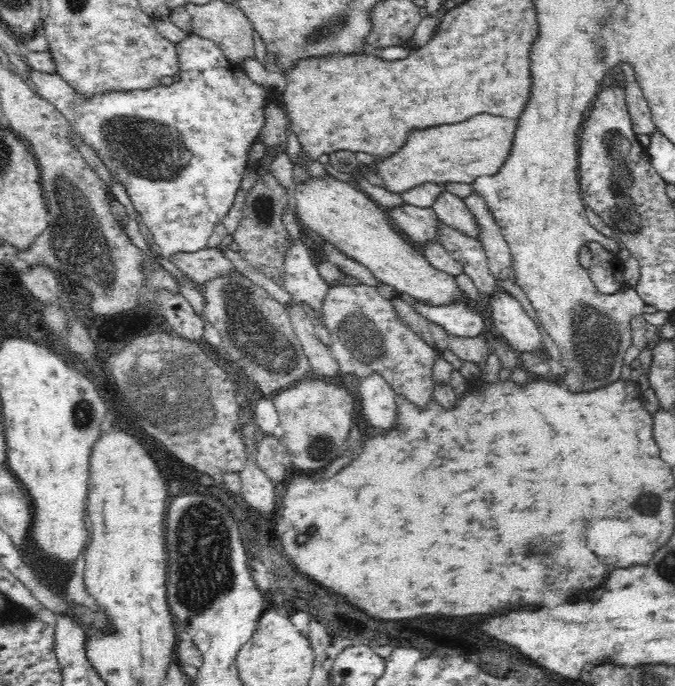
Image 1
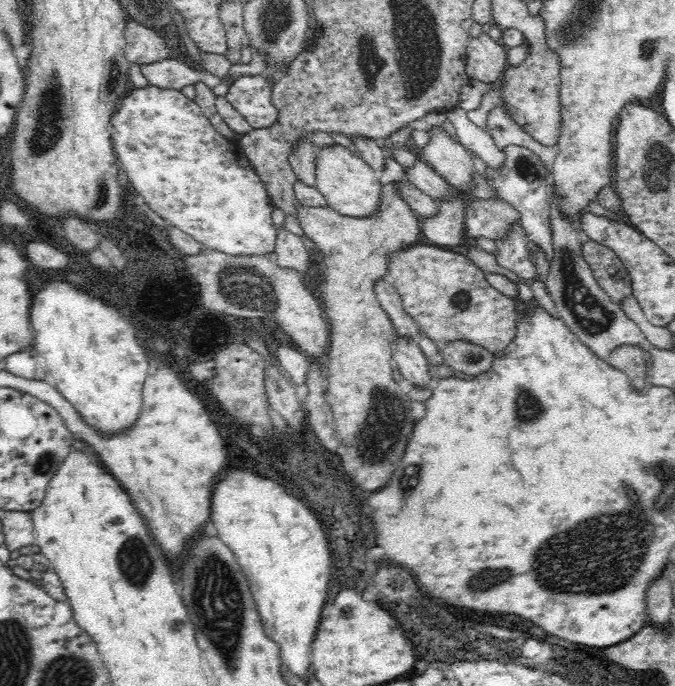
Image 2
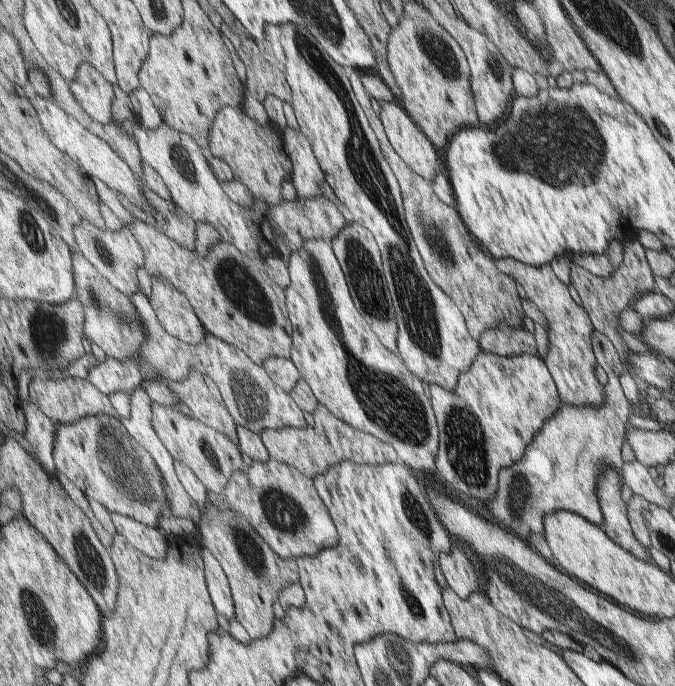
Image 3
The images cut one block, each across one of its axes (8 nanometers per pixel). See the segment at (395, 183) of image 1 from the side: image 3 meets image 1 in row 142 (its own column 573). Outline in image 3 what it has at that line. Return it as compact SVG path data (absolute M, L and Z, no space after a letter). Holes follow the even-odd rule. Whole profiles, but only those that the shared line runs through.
M595 330L591 339L592 351L594 357L596 357L597 365L600 365L608 376L604 404L574 406L561 402L556 416L545 422L541 432L533 438L528 449L525 450L524 458L518 461L516 465L512 465L510 470L506 470L501 493L497 494L497 501L489 506L489 510L493 512L494 518L497 518L502 527L516 532L520 537L526 537L527 540L534 533L540 533L543 536L544 518L554 511L570 511L582 515L582 518L589 519L591 523L595 523L599 527L605 524L601 500L597 495L599 475L603 473L606 467L620 472L622 470L620 450L624 446L624 432L626 432L626 424L628 424L628 418L630 418L630 404L628 404L628 400L626 400L626 396L620 388L620 382L618 382L625 366L614 345L600 331Z

